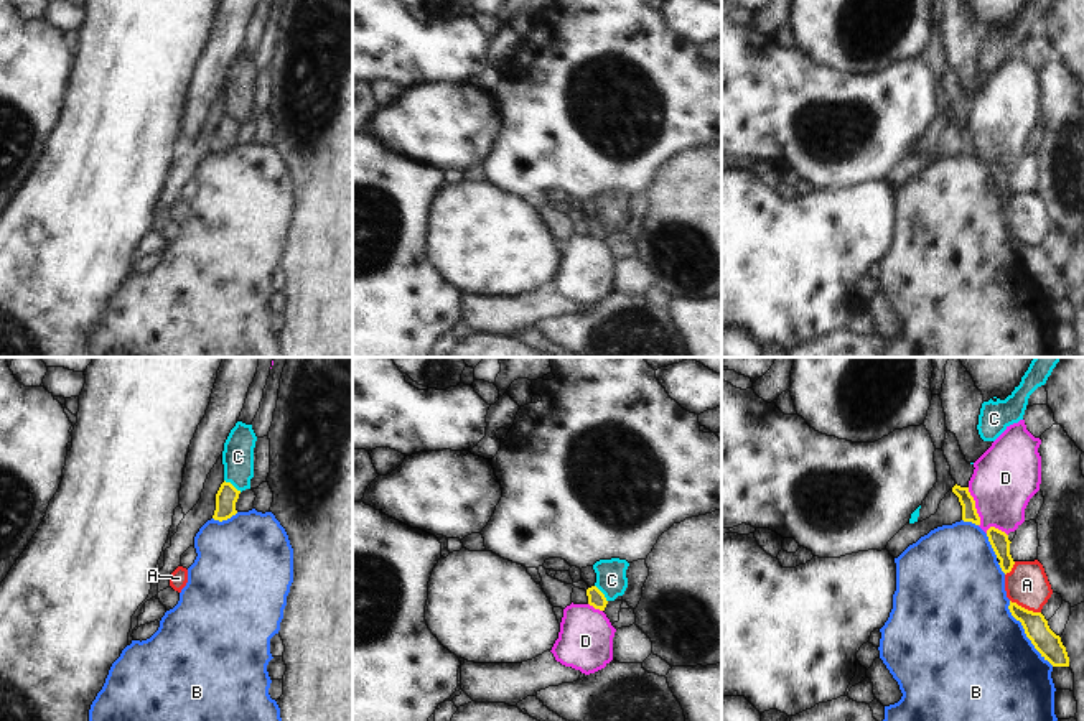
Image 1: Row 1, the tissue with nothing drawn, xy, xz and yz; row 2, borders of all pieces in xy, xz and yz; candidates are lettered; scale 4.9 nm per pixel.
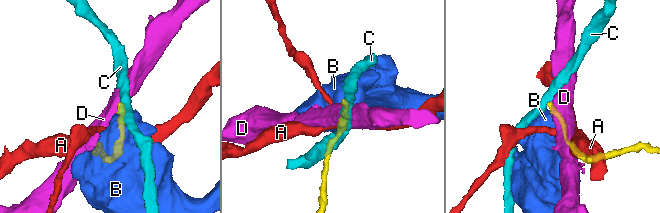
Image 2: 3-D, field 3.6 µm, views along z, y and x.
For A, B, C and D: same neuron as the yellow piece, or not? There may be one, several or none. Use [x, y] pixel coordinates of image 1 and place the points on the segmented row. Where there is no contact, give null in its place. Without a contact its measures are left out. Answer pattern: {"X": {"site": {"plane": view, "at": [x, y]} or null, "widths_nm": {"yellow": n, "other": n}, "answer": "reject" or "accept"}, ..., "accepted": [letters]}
{"A": {"site": {"plane": "yz", "at": [1023, 608]}, "widths_nm": {"yellow": 120, "other": 200}, "answer": "reject"}, "B": {"site": {"plane": "yz", "at": [1025, 632]}, "widths_nm": {"yellow": 120, "other": 500}, "answer": "reject"}, "C": {"site": {"plane": "xy", "at": [231, 484]}, "widths_nm": {"yellow": 110, "other": 160}, "answer": "reject"}, "D": {"site": {"plane": "yz", "at": [974, 507]}, "widths_nm": {"yellow": 80, "other": 320}, "answer": "reject"}, "accepted": []}

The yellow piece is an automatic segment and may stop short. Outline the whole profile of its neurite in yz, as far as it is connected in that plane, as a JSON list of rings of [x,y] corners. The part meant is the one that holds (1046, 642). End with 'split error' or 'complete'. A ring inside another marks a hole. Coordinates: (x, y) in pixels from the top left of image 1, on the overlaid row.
[[[1010,601],[1012,616],[1021,622],[1026,637],[1053,667],[1069,667],[1069,657],[1061,637],[1056,635],[1041,612],[1028,611]]]; complete

